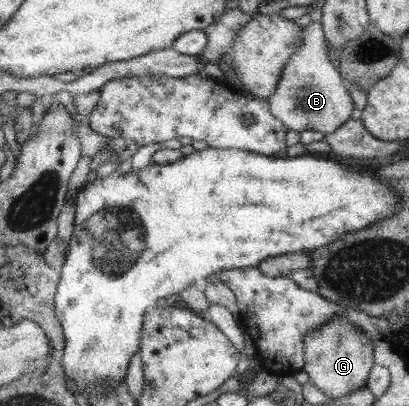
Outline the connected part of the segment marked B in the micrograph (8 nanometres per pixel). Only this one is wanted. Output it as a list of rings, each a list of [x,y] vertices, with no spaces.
[[[310,21],[301,28],[301,45],[280,71],[275,92],[265,100],[270,113],[287,129],[318,133],[332,133],[349,117],[353,103],[341,75],[333,69],[328,57],[328,46],[321,30],[321,23]]]

